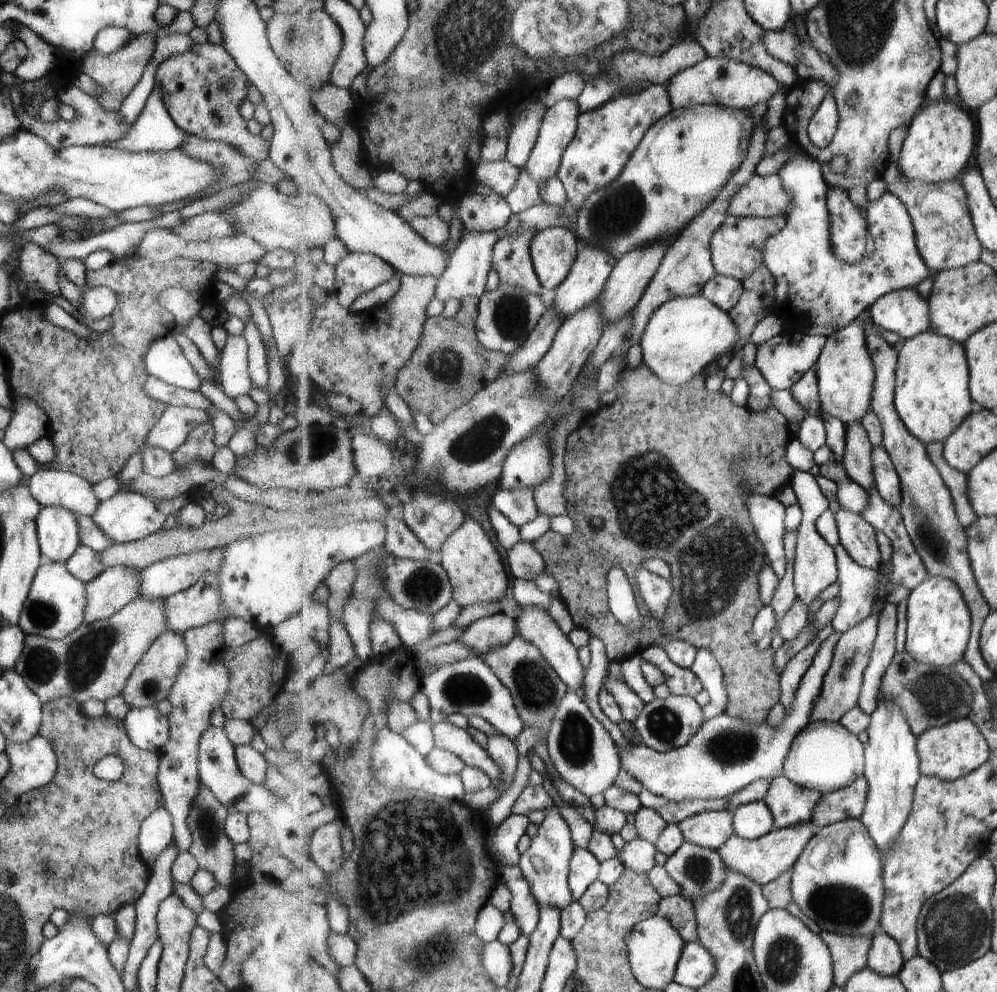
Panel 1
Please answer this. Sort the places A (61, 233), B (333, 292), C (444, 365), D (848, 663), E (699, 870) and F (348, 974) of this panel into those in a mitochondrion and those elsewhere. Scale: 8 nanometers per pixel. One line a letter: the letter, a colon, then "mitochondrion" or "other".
A: other
B: other
C: mitochondrion
D: mitochondrion
E: mitochondrion
F: other

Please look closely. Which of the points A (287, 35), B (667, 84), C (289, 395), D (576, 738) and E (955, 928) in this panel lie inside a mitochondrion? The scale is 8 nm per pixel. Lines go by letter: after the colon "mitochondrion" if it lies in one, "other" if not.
A: mitochondrion
B: other
C: other
D: mitochondrion
E: mitochondrion

